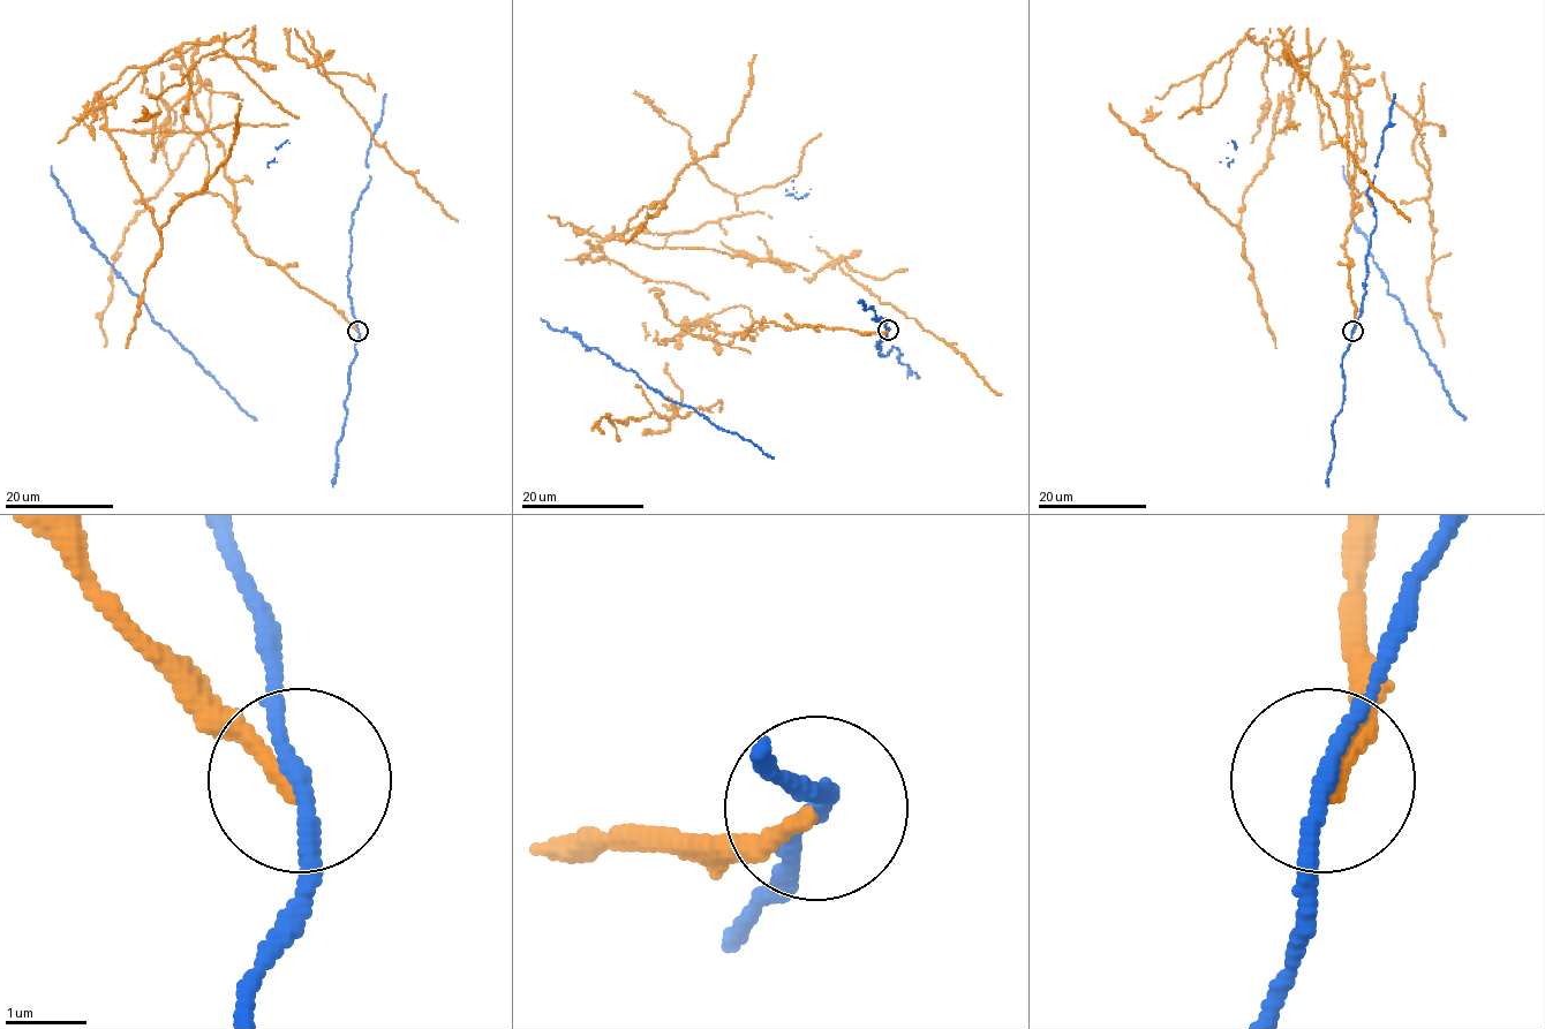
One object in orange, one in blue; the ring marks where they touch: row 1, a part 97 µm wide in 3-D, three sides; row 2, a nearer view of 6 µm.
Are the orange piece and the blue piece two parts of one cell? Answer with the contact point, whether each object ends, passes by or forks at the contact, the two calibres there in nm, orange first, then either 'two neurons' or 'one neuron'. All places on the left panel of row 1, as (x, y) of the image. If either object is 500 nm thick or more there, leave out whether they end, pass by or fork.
at (358, 331); orange ends there; blue passes by; 220 nm thick on the orange side, 200 nm on the other; two neurons

